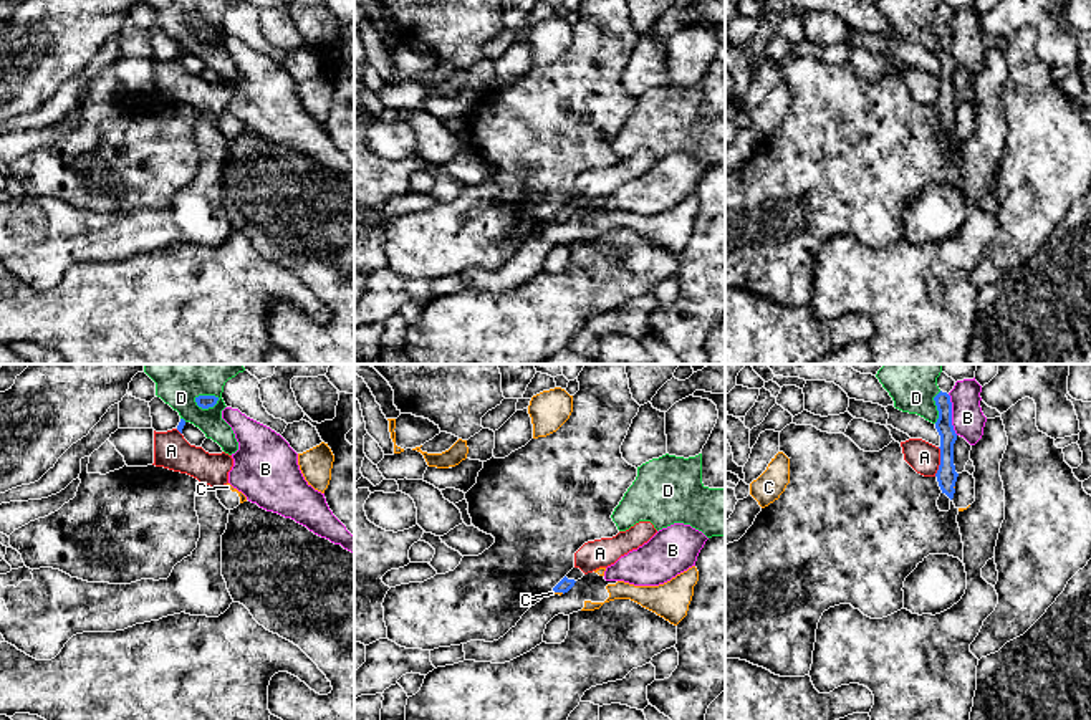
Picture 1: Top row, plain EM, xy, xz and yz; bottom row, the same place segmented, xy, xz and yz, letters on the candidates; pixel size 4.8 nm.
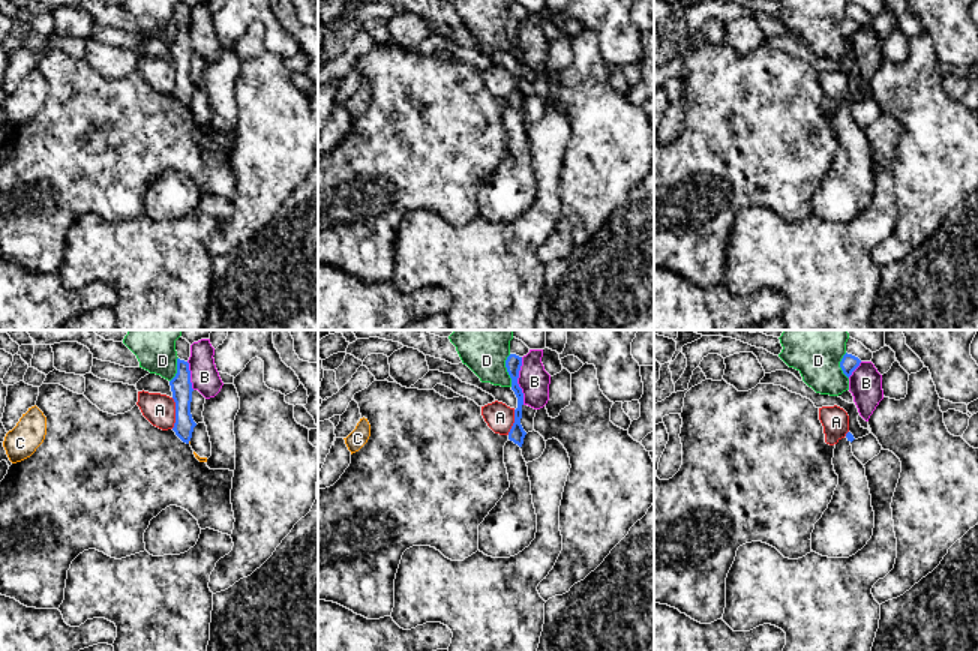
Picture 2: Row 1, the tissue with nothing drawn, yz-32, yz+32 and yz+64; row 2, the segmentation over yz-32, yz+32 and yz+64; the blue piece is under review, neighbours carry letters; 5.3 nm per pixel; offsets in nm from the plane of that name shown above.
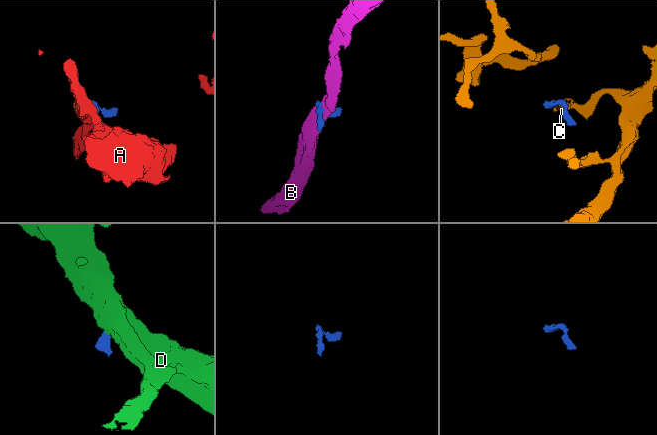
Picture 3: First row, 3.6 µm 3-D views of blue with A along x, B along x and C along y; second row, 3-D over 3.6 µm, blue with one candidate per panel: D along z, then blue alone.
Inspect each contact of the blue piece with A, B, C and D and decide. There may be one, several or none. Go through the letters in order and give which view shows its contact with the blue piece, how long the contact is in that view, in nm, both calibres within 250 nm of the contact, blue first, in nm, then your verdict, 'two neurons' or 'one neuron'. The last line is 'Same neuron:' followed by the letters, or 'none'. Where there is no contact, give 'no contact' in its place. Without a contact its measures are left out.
A: contact in yz; length 150 nm; calibres 100 and 150 nm; two neurons
B: contact in yz; length 200 nm; calibres 80 and 160 nm; two neurons
C: contact in xz; length 60 nm; calibres 70 and 20 nm; two neurons
D: contact in xy; length 130 nm; calibres 60 and 340 nm; two neurons
Same neuron: none

